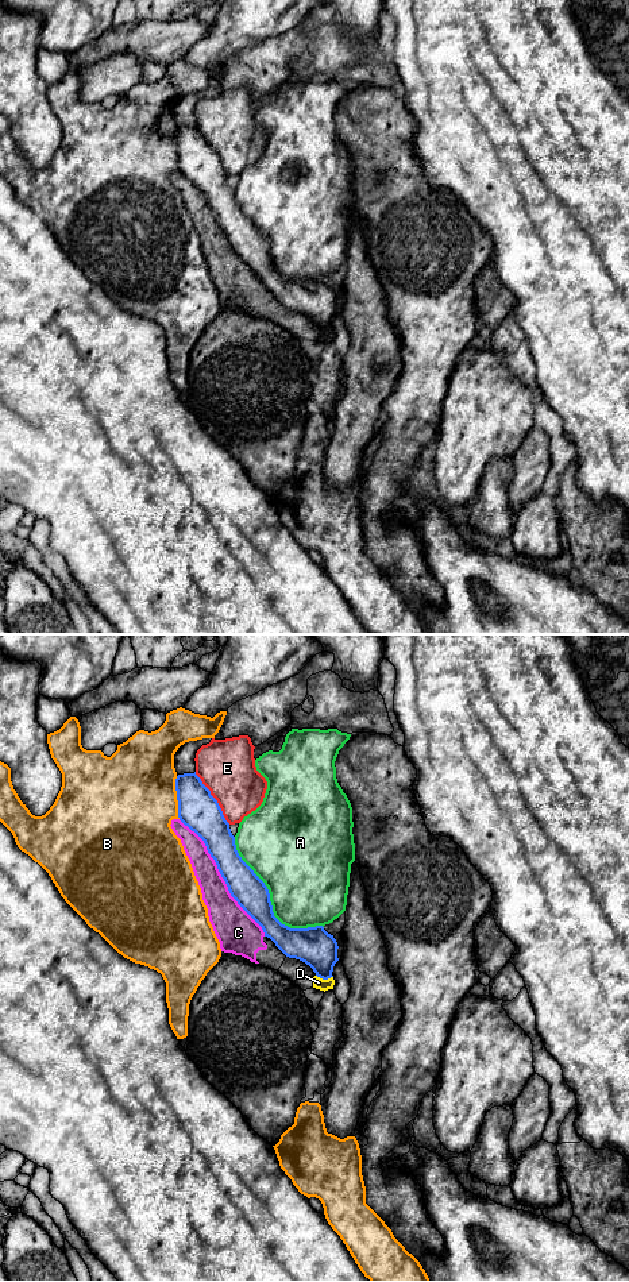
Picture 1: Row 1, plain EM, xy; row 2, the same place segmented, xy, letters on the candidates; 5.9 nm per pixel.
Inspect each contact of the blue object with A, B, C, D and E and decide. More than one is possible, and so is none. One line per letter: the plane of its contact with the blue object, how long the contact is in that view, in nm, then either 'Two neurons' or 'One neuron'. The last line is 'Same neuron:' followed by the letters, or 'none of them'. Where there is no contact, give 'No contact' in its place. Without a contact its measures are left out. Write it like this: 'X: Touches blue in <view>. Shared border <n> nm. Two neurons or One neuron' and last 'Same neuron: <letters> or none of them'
A: Touches blue in xy. Shared border 750 nm. Two neurons
B: Touches blue in xy. Shared border 260 nm. Two neurons
C: Touches blue in xy. Shared border 850 nm. Two neurons
D: Touches blue in xy. Shared border 110 nm. Two neurons
E: Touches blue in xy. Shared border 380 nm. Two neurons
Same neuron: none of them

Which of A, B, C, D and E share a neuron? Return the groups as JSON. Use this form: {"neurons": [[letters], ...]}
{"neurons": [["A"], ["B"], ["C", "D"], ["E"]]}

